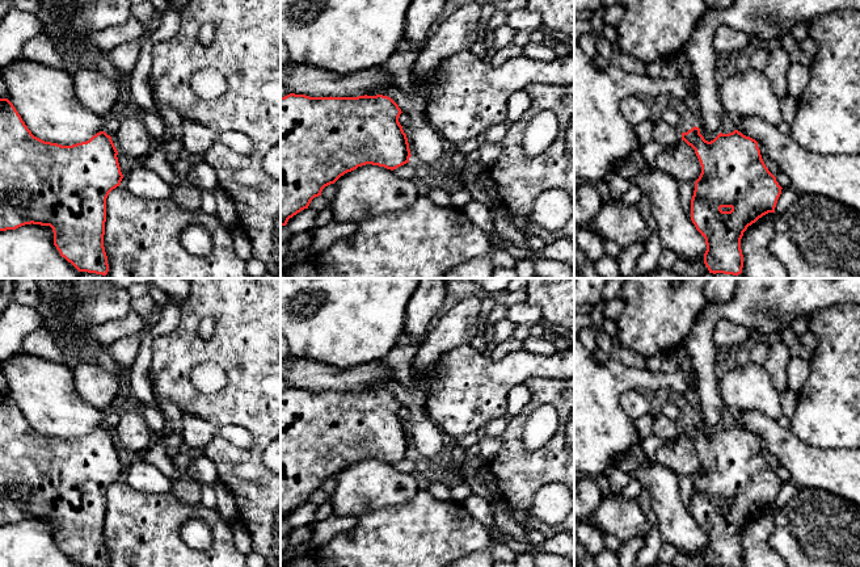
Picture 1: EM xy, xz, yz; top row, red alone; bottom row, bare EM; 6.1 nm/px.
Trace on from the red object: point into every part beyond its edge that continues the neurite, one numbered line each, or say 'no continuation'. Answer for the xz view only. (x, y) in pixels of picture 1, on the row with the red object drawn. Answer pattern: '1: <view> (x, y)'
no continuation

